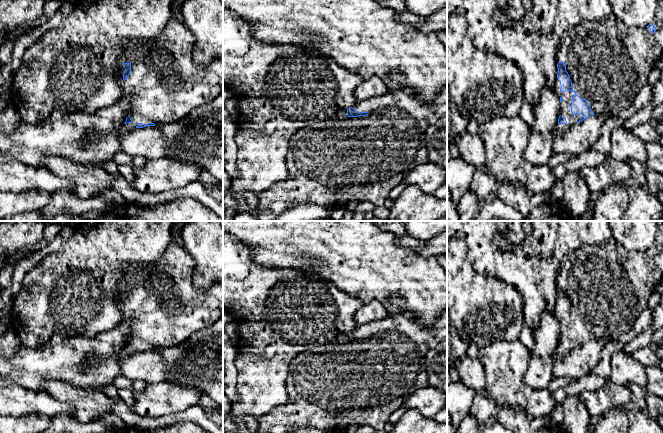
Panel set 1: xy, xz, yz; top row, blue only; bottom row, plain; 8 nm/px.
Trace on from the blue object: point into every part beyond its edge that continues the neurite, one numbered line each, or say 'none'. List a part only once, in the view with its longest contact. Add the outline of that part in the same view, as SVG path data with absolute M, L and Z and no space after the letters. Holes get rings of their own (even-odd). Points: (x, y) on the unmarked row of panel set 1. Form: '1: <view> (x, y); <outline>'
1: yz (608, 286); M657 221L657 227L652 246L656 252L654 257L647 251L629 251L613 237L600 245L587 244L565 254L560 264L556 288L566 287L574 315L561 316L560 305L556 301L555 314L562 322L560 339L567 347L557 347L555 357L567 356L581 343L582 338L573 339L571 336L572 320L576 317L581 323L587 324L594 338L617 338L633 329L637 318L647 307L655 286L663 279L663 221Z

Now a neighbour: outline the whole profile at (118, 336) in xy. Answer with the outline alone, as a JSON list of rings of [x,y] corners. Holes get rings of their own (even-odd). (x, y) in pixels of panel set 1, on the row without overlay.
[[[124,320],[114,328],[100,333],[94,338],[83,335],[67,335],[65,333],[53,334],[46,343],[36,348],[20,345],[18,350],[10,357],[0,354],[0,379],[9,384],[18,384],[31,390],[40,390],[41,385],[50,380],[59,379],[76,387],[101,388],[113,384],[114,379],[121,374],[121,350],[125,347],[132,321]]]

